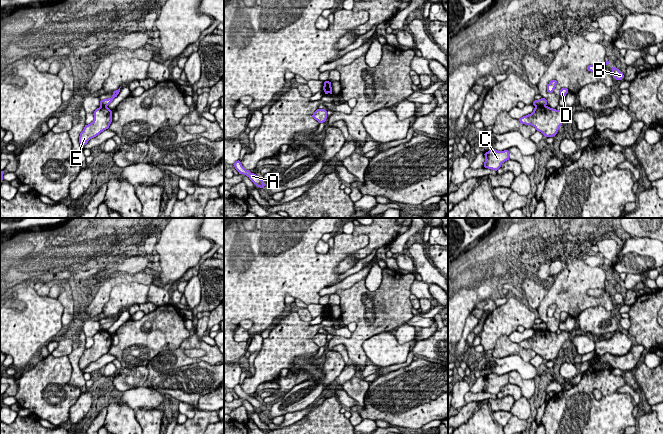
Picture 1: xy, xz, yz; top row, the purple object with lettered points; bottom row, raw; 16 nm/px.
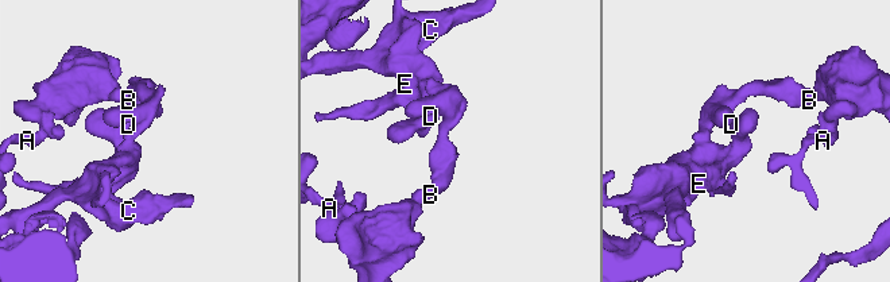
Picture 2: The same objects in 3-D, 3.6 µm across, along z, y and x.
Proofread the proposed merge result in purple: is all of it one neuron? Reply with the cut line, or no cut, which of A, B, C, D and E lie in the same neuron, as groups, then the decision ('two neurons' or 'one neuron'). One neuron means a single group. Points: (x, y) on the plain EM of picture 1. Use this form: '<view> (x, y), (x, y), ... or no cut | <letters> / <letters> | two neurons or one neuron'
yz (535, 329), (545, 330) | A B / C D E | two neurons

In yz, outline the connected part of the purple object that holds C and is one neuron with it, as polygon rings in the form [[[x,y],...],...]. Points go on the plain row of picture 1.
[[[489,374],[485,378],[484,391],[497,395],[501,389],[509,384],[509,375]]]

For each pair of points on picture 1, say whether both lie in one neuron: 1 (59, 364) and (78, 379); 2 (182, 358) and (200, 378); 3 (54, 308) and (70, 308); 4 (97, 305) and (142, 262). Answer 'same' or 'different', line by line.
1: different
2: different
3: different
4: different

